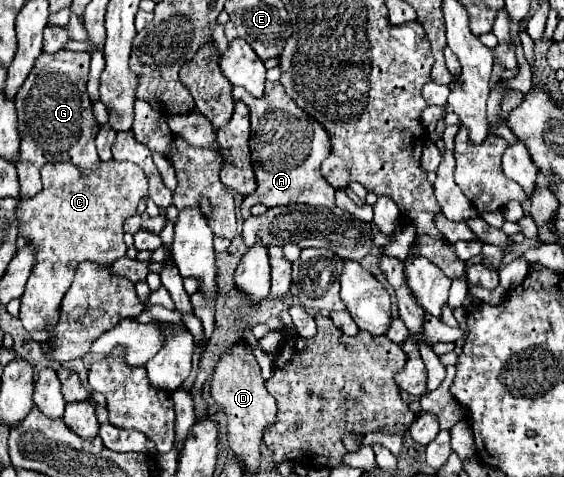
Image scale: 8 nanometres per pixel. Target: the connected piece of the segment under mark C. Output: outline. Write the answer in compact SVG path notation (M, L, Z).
M101 161L95 171L83 173L73 163L51 163L41 169L43 189L31 199L19 199L17 221L19 237L27 237L37 249L35 265L29 275L25 293L21 295L21 323L27 331L45 329L47 323L55 323L59 317L59 303L67 289L71 287L75 267L81 261L97 261L101 265L111 265L113 261L127 255L127 245L123 241L123 223L127 217L135 215L139 201L147 195L145 173L129 161Z

